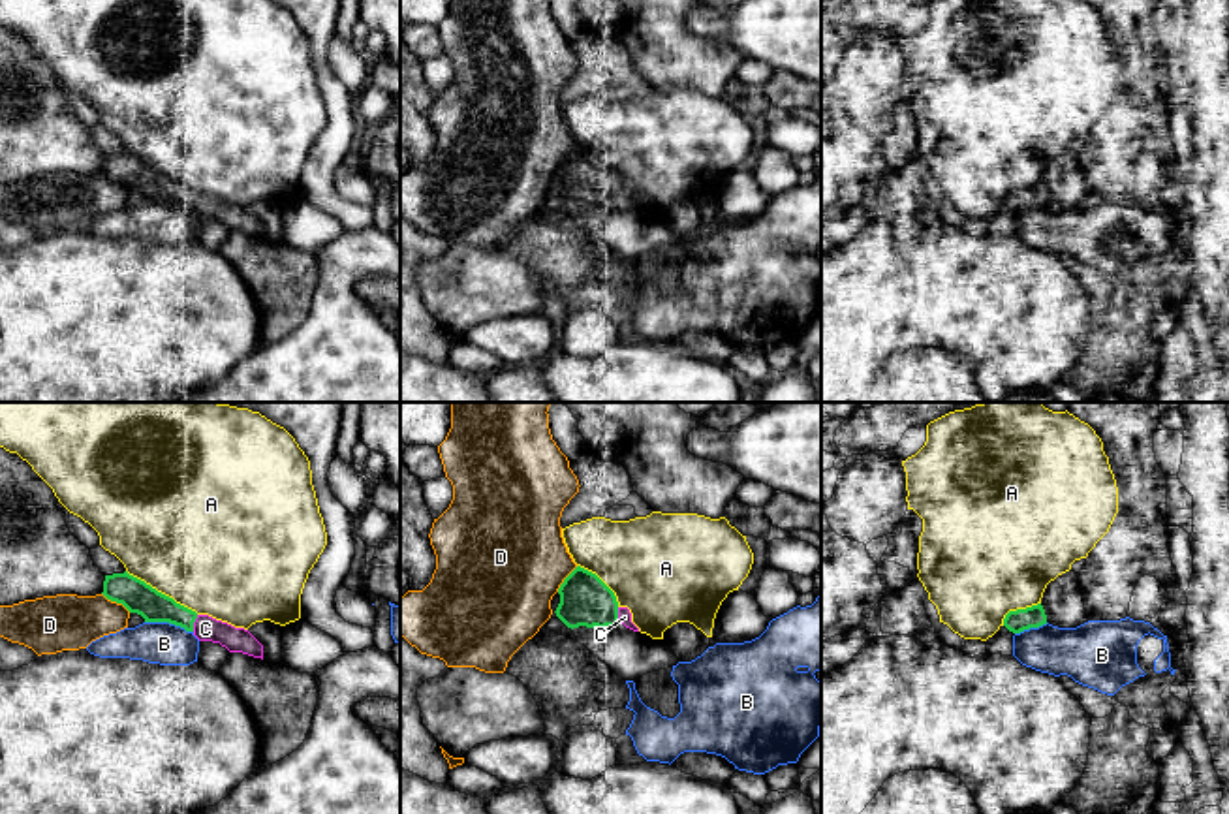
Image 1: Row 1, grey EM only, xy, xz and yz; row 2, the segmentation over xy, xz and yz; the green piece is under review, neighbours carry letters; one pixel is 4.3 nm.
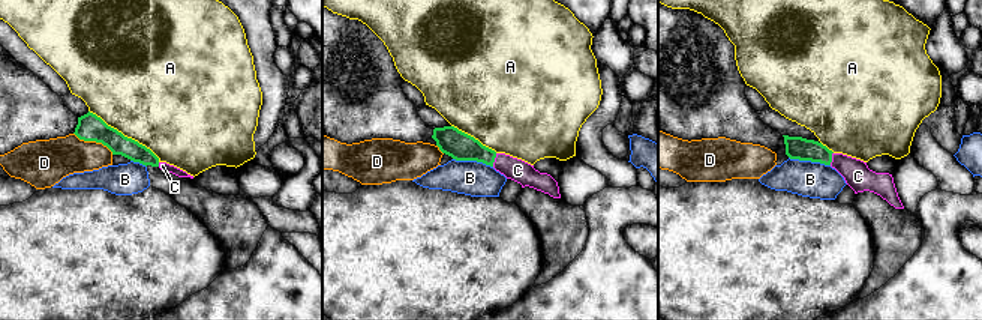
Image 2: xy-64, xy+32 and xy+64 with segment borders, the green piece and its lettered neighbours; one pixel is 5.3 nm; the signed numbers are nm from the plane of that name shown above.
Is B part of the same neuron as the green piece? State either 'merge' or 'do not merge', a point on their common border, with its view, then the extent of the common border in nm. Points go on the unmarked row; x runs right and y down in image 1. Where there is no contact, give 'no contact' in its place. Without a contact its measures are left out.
do not merge; contact xy (170, 202); length 220 nm

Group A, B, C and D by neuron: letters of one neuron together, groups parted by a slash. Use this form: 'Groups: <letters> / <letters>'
Groups: A / B / C / D

